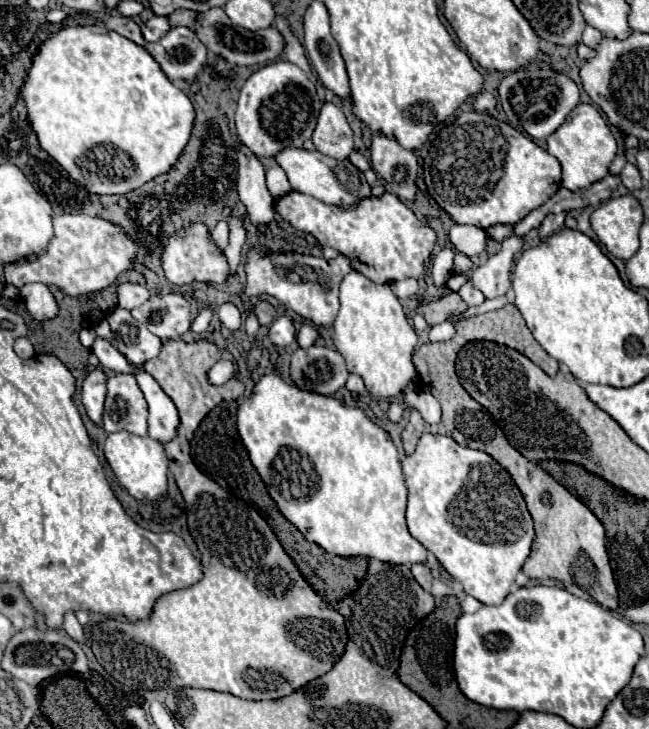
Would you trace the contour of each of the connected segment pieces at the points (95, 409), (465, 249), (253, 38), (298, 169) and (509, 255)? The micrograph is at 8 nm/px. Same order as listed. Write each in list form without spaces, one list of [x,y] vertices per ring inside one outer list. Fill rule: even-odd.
[[[95,367],[93,371],[87,373],[83,387],[81,387],[81,401],[91,417],[93,423],[101,425],[101,415],[103,415],[103,401],[107,393],[107,375],[103,369]]]
[[[453,225],[449,229],[449,241],[457,253],[467,257],[475,257],[485,249],[485,231],[469,225]]]
[[[219,7],[205,11],[201,21],[197,21],[195,15],[197,15],[195,11],[181,11],[179,9],[179,11],[171,13],[171,25],[185,25],[189,29],[195,29],[201,43],[213,55],[221,55],[231,65],[245,65],[245,67],[247,65],[265,65],[267,61],[273,61],[285,53],[285,39],[275,27],[267,27],[267,29],[259,29],[259,31],[249,31],[249,29],[237,27],[231,23],[231,19]]]
[[[285,147],[275,155],[275,161],[287,173],[289,183],[295,191],[311,195],[323,203],[349,207],[349,205],[355,205],[359,199],[371,195],[371,187],[365,181],[365,175],[347,159],[339,161],[339,159],[323,155],[317,149],[305,151],[303,147]]]
[[[517,233],[507,235],[501,241],[499,253],[489,257],[481,267],[477,267],[469,279],[473,285],[487,297],[495,299],[499,295],[505,295],[509,291],[509,275],[511,275],[511,265],[515,259],[515,253],[519,253],[523,247],[523,237]]]

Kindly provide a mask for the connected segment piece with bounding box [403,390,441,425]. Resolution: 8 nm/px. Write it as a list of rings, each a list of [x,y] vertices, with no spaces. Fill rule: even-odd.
[[[415,390],[405,395],[403,405],[409,405],[410,408],[417,409],[425,421],[435,425],[441,421],[441,409],[437,399],[429,392]]]

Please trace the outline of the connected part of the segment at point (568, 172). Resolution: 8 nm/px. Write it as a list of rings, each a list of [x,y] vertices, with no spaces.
[[[579,103],[565,123],[547,137],[547,151],[561,163],[561,185],[569,191],[581,191],[607,175],[607,167],[617,155],[617,141],[601,113],[593,105]]]

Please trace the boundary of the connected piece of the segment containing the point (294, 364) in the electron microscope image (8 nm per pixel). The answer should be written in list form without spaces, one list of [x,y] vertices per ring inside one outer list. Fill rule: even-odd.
[[[313,345],[309,349],[297,349],[291,357],[291,379],[309,391],[323,395],[337,393],[347,381],[347,367],[335,349]]]

